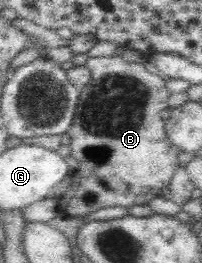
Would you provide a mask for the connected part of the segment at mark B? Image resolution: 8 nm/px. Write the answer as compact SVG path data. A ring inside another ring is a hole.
M123 56L89 57L84 65L90 70L89 83L79 88L80 93L76 104L76 113L74 114L70 129L66 132L69 134L69 138L71 140L71 142L69 142L69 146L71 147L70 155L79 162L79 167L73 174L71 174L70 185L58 199L60 211L66 217L84 217L89 215L89 212L97 212L100 209L107 208L107 206L130 208L136 204L148 204L151 200L159 197L159 192L162 192L164 188L169 186L173 173L179 166L179 161L177 160L179 149L177 149L177 147L175 147L175 145L167 139L167 133L165 133L164 125L165 121L161 115L159 115L159 112L163 112L163 110L168 109L167 99L171 95L166 89L164 77L151 69L147 62L127 60Z

